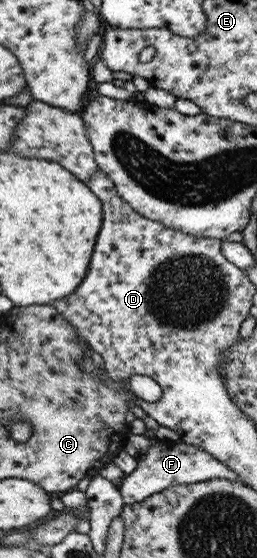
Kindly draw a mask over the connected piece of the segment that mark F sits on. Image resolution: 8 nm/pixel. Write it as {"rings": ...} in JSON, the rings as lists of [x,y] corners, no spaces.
{"rings":[[[178,440],[172,442],[161,442],[148,447],[146,452],[135,458],[136,468],[126,475],[118,487],[119,495],[124,505],[142,502],[146,497],[168,486],[188,485],[196,482],[210,481],[211,479],[225,479],[238,481],[236,474],[228,470],[219,460],[211,457],[198,447],[184,444]]]}

